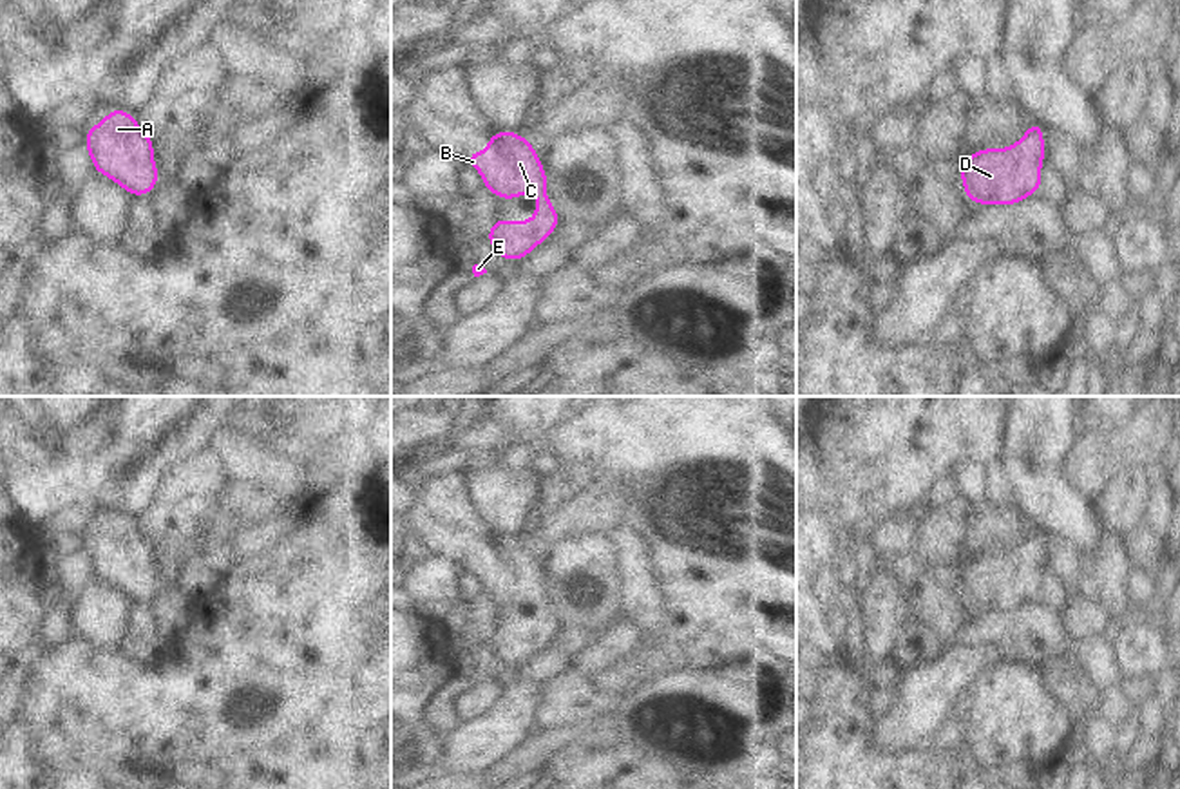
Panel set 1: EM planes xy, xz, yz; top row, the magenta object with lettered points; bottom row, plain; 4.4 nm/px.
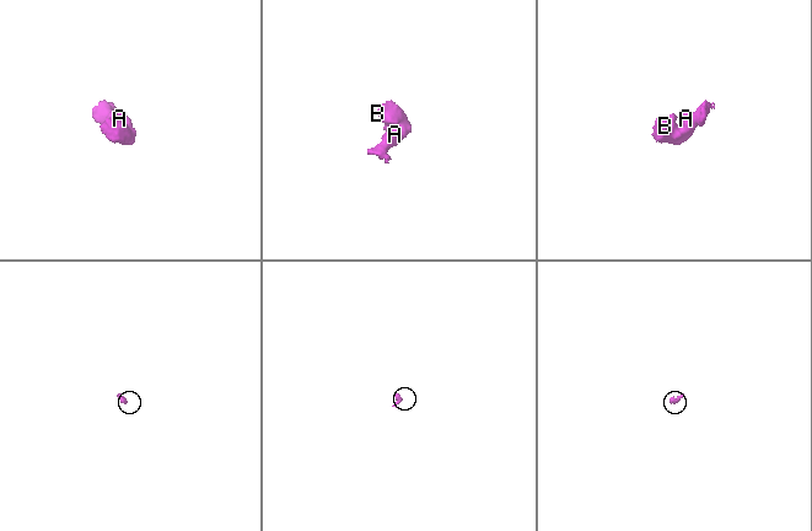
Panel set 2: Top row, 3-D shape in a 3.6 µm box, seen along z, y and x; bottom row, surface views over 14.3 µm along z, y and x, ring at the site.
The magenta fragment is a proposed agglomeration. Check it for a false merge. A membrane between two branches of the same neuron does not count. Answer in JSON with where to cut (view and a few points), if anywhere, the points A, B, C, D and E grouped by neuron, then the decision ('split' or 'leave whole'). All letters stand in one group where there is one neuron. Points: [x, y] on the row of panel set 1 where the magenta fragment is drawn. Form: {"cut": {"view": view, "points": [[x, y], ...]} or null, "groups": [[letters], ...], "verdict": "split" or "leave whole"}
{"cut": null, "groups": [["A", "B", "C", "D", "E"]], "verdict": "leave whole"}

